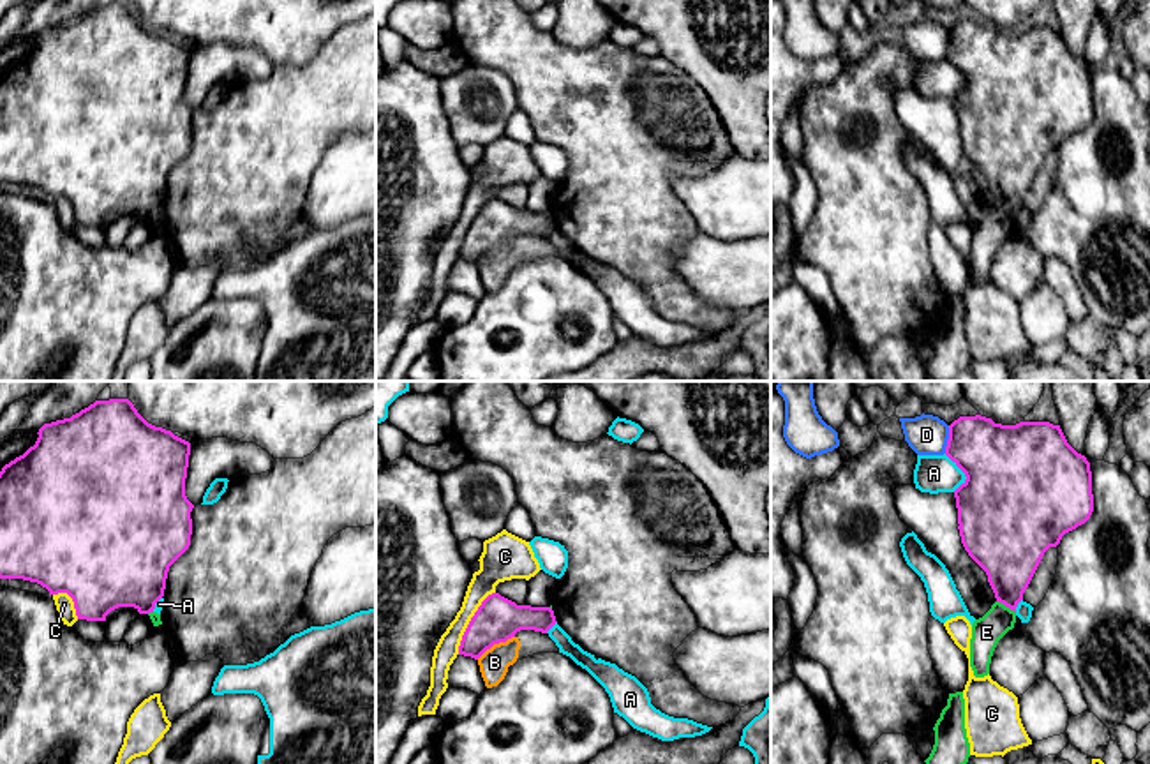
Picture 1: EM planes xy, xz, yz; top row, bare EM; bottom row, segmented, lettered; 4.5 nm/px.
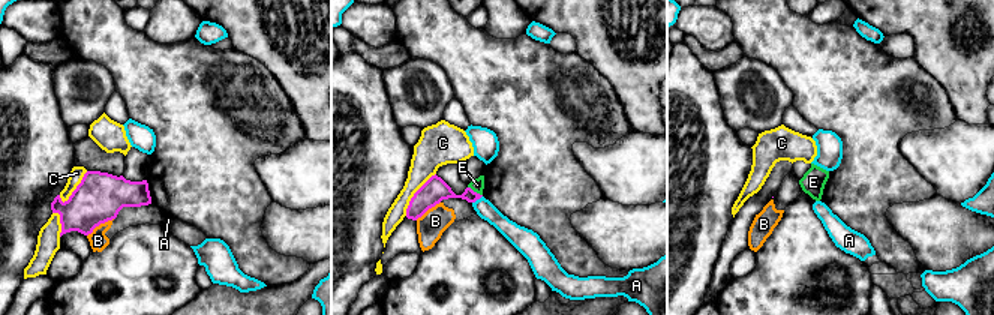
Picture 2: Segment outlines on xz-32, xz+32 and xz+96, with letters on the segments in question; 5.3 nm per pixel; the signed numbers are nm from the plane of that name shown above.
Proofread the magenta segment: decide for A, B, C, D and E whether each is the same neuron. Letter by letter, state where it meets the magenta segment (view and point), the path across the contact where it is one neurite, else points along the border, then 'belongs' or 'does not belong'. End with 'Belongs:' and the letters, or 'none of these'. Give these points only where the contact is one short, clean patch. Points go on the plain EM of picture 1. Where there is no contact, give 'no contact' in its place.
A: contact yz (963, 76); does not belong
B: contact xz (494, 247); border xz (514, 240), (494, 247), (477, 263); does not belong
C: contact xz (470, 226); does not belong
D: contact yz (948, 44); does not belong
E: contact yz (1006, 210); border yz (997, 205), (1015, 217); does not belong
Belongs: none of these

